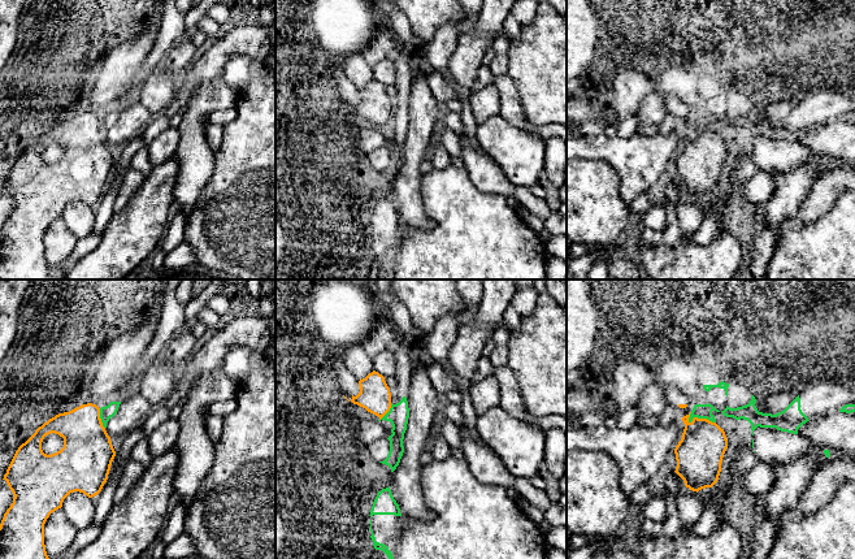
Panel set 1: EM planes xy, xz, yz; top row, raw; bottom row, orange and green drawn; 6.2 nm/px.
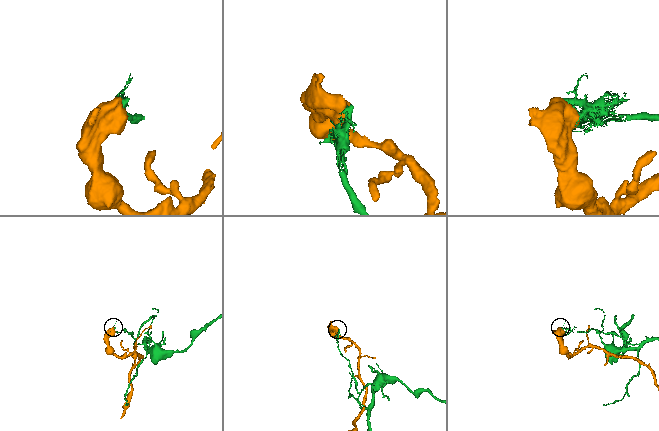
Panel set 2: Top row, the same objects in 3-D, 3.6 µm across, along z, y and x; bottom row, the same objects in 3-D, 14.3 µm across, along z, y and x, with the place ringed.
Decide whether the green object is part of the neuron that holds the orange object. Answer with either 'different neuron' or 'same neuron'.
different neuron

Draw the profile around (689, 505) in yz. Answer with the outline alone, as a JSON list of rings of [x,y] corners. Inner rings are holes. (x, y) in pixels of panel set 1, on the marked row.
[[[687,491],[676,498],[682,528],[691,528],[700,516],[703,500],[696,491]]]

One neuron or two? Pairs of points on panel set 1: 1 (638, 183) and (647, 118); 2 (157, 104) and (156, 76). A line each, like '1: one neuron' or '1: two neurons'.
1: two neurons
2: one neuron

